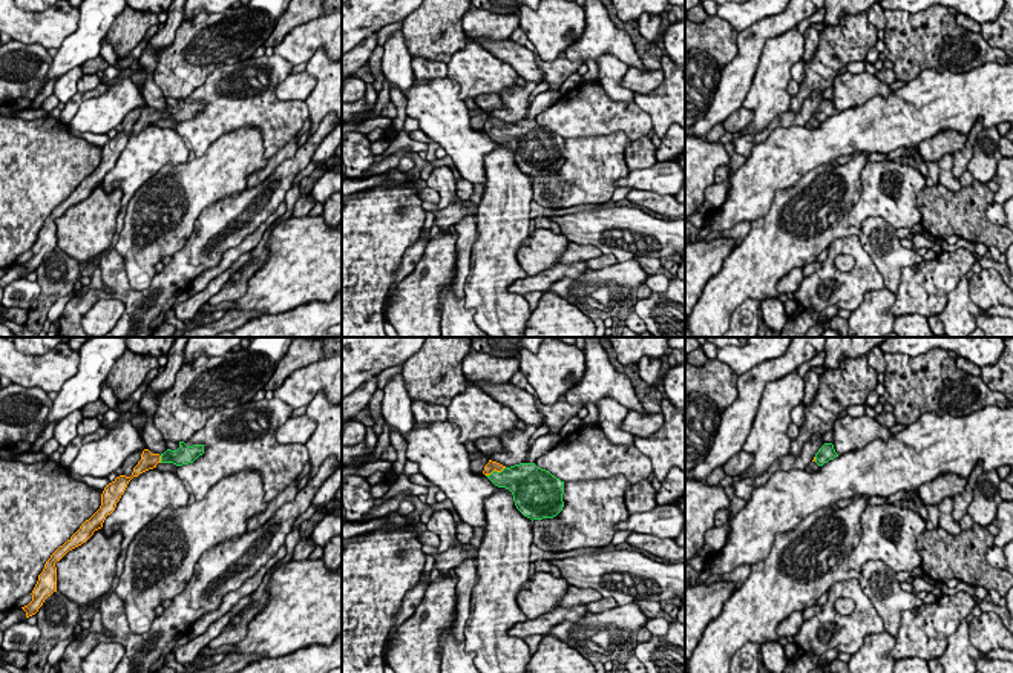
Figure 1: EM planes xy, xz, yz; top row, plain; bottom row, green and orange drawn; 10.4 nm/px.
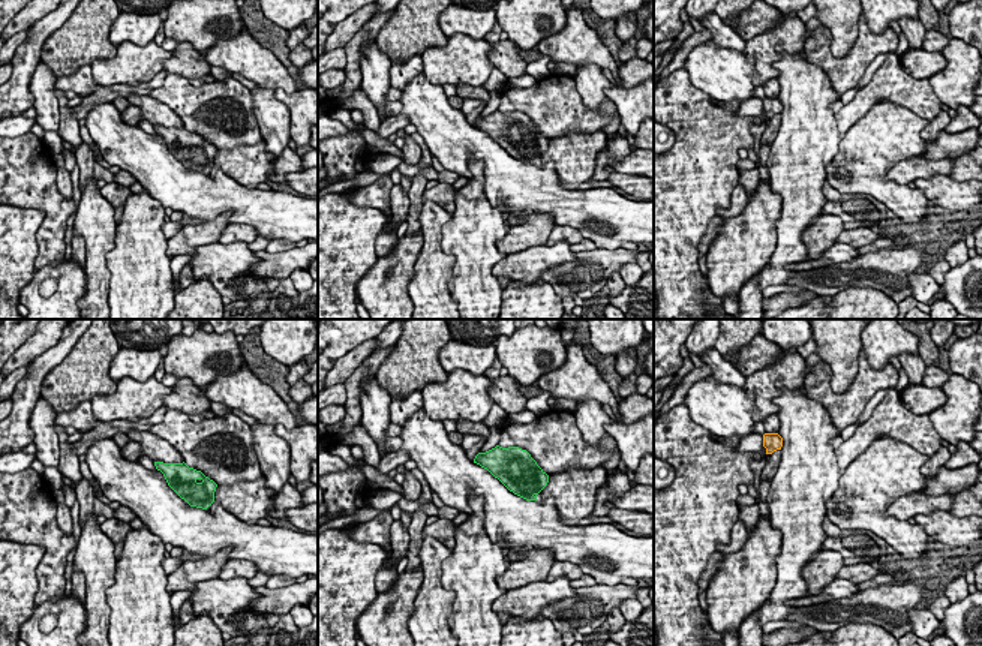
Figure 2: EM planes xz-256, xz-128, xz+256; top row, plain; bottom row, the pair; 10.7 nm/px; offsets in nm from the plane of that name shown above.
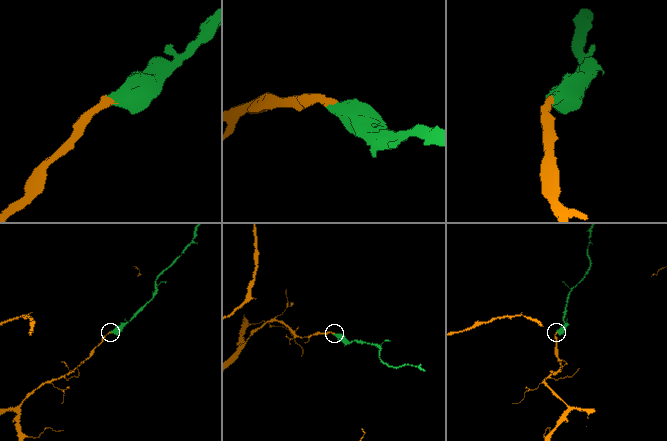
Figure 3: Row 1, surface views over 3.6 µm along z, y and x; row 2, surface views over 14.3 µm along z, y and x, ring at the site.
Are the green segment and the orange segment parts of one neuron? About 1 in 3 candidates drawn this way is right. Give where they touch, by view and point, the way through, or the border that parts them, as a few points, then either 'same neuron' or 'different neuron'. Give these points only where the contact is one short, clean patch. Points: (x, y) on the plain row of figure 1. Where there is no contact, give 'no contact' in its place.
xz (495, 128) | across xz (517, 135), (501, 134), (495, 128), (491, 123) | same neuron

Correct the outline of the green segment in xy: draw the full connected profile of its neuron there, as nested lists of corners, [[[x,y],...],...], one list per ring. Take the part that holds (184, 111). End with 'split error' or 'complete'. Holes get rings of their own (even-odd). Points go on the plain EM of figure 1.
[[[179,98],[176,107],[167,106],[164,110],[152,110],[149,106],[144,106],[141,117],[133,124],[130,133],[120,132],[112,140],[109,140],[101,150],[100,166],[86,176],[80,185],[63,201],[60,202],[51,215],[46,218],[43,228],[38,231],[38,238],[32,247],[32,258],[21,264],[26,268],[26,274],[35,271],[43,262],[44,256],[57,248],[57,224],[55,219],[60,218],[69,207],[86,199],[95,187],[103,184],[103,179],[107,172],[110,172],[121,152],[124,150],[129,138],[139,130],[156,124],[158,120],[173,120],[176,123],[193,120],[199,112],[204,110],[204,101],[187,103],[184,98]]] | split error

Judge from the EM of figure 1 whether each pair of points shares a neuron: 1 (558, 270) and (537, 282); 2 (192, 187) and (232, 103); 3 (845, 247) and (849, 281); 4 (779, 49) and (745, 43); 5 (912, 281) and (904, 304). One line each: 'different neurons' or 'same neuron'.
1: same neuron
2: different neurons
3: same neuron
4: different neurons
5: same neuron

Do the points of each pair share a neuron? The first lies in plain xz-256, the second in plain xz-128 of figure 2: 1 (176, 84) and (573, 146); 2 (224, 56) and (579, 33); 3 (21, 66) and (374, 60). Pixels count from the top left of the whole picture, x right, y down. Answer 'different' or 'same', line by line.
1: different
2: same
3: different

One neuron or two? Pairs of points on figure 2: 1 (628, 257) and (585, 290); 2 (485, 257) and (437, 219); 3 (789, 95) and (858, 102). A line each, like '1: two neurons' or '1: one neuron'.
1: one neuron
2: two neurons
3: two neurons

